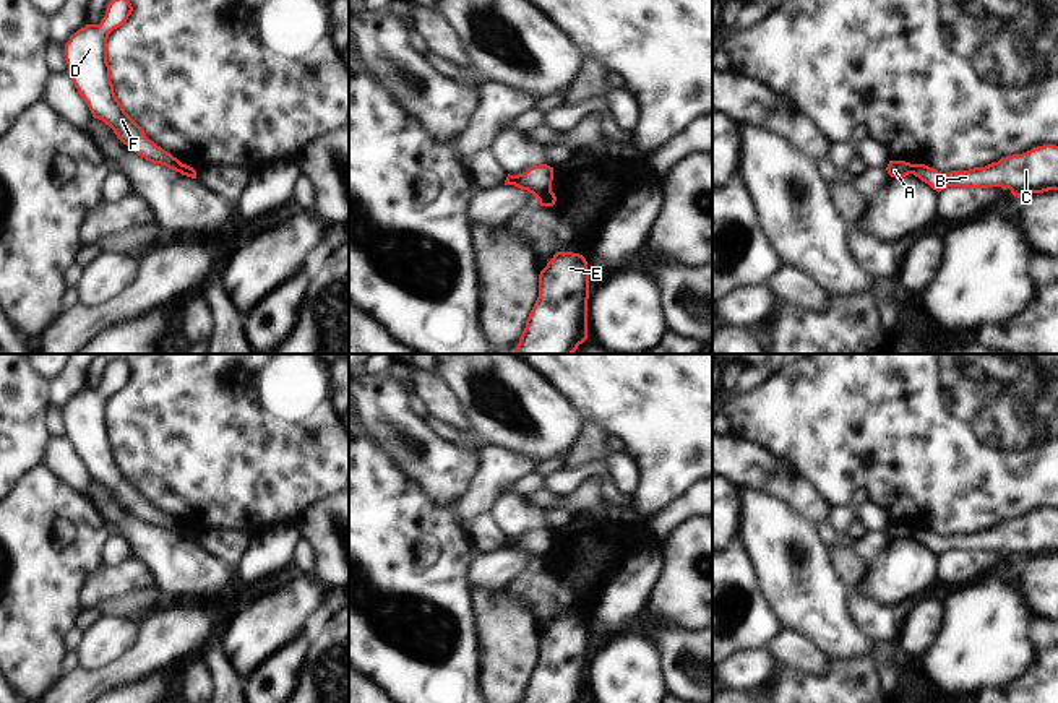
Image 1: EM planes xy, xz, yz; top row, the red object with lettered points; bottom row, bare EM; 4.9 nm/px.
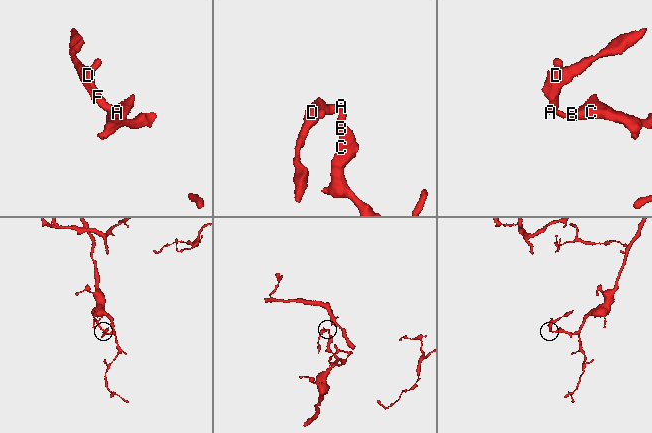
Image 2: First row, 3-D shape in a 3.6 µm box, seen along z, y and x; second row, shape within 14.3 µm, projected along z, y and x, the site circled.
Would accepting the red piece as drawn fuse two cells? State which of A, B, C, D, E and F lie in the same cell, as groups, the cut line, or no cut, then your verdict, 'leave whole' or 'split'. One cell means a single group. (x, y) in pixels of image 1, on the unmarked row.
groups A D F / B C E; cut xz (550, 552), (537, 562); split

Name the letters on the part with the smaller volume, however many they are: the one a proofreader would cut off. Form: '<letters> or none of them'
A, D, F

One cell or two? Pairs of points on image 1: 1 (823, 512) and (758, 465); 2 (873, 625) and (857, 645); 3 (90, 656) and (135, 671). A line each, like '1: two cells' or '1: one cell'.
1: one cell
2: two cells
3: two cells

